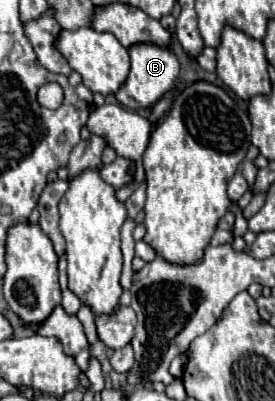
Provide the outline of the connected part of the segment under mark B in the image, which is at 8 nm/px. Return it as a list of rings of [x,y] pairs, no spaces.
[[[133,44],[129,48],[129,58],[131,58],[131,70],[123,86],[115,92],[115,98],[131,108],[131,110],[143,110],[155,104],[165,92],[173,88],[173,82],[179,74],[179,62],[177,56],[167,48],[159,44]]]

